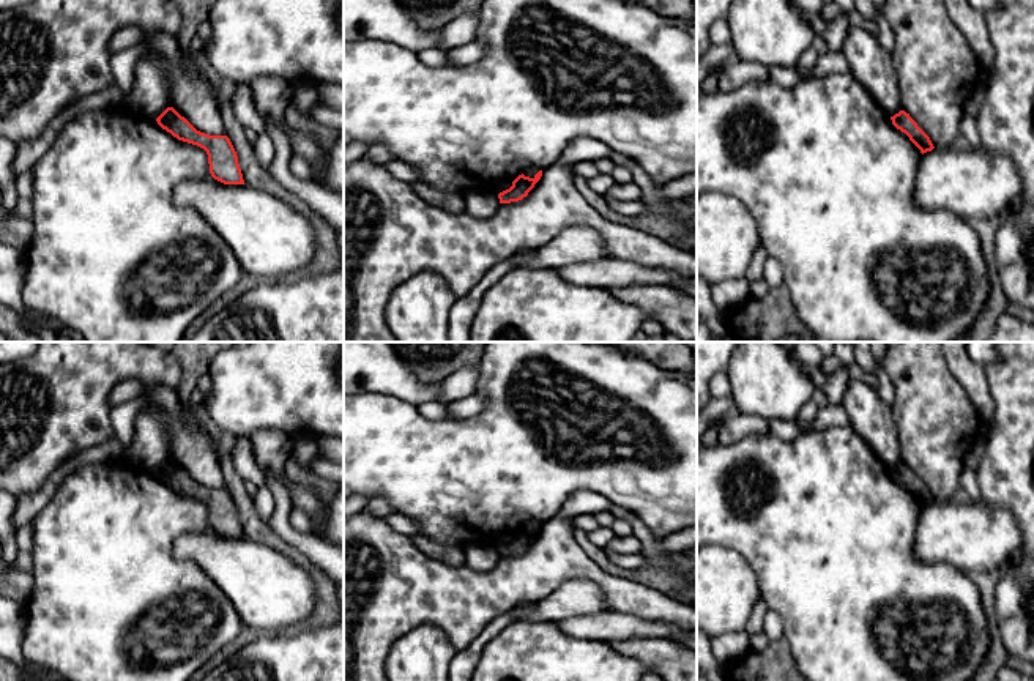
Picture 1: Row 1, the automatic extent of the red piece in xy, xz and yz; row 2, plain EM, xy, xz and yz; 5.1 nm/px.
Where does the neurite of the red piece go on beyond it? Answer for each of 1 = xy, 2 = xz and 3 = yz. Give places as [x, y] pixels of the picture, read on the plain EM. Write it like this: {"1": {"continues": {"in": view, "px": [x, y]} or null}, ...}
{"1": {"continues": null}, "2": {"continues": null}, "3": {"continues": null}}

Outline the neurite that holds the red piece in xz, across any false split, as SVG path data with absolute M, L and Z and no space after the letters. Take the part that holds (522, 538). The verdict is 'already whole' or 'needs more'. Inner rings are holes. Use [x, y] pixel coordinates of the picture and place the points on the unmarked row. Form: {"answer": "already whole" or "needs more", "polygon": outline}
{"answer": "already whole", "polygon": "M539 523L533 531L519 528L512 539L498 547L500 556L519 555L528 549L528 545L534 541L534 538L541 533L542 523Z"}

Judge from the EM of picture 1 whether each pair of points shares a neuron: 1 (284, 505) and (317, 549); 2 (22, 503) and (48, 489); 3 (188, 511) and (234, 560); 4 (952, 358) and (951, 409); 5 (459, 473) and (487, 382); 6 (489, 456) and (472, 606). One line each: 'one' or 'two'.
1: one
2: one
3: two
4: two
5: one
6: two

